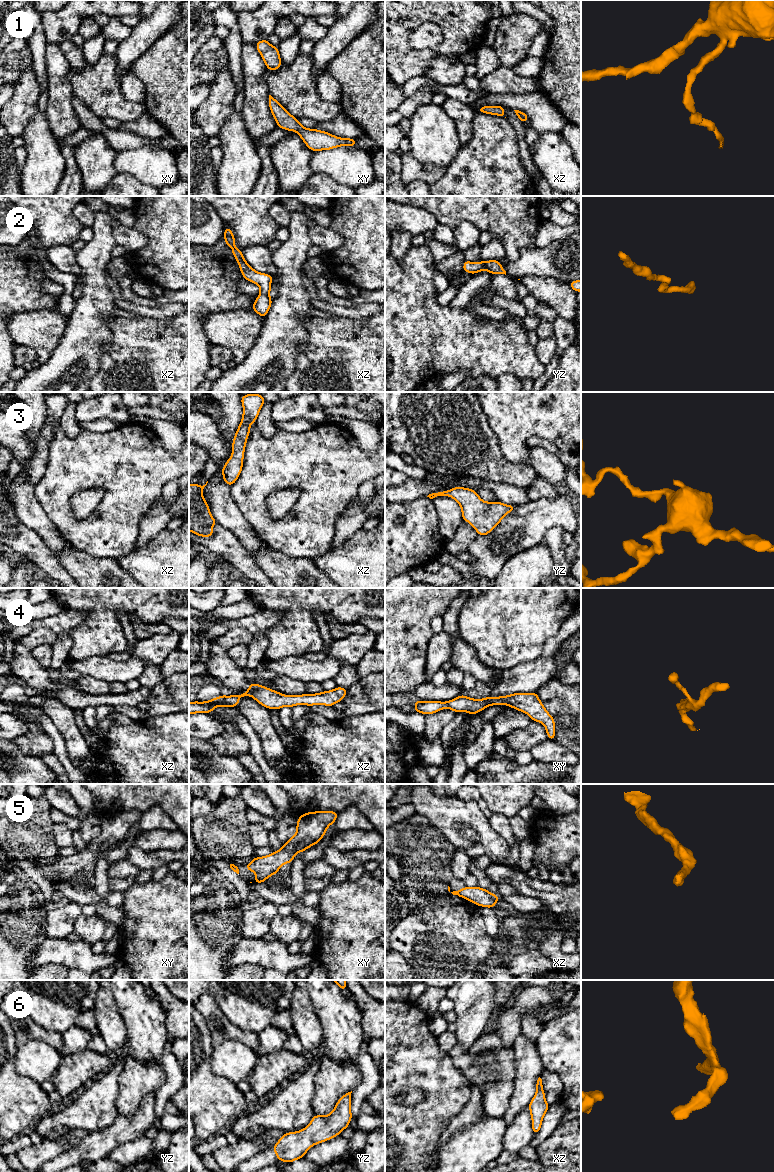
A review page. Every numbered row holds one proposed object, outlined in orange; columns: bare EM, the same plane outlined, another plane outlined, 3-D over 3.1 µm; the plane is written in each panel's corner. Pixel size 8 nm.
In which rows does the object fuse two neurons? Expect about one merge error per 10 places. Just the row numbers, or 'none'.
none

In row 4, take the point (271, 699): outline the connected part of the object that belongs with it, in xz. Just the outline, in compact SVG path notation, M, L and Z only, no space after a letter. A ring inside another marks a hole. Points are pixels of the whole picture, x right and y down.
M251 682L249 689L241 695L225 696L221 695L205 702L189 702L189 715L194 713L205 713L213 711L217 706L220 707L236 707L239 699L244 696L253 697L256 702L268 709L280 709L284 706L293 707L295 705L326 705L333 706L343 700L347 693L347 689L337 687L331 691L323 691L322 693L303 694L287 696L285 694L274 691L270 688L261 686Z

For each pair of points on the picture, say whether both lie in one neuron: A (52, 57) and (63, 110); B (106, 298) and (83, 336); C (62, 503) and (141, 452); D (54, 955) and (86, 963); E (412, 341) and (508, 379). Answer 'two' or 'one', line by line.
A: one
B: one
C: one
D: one
E: two

